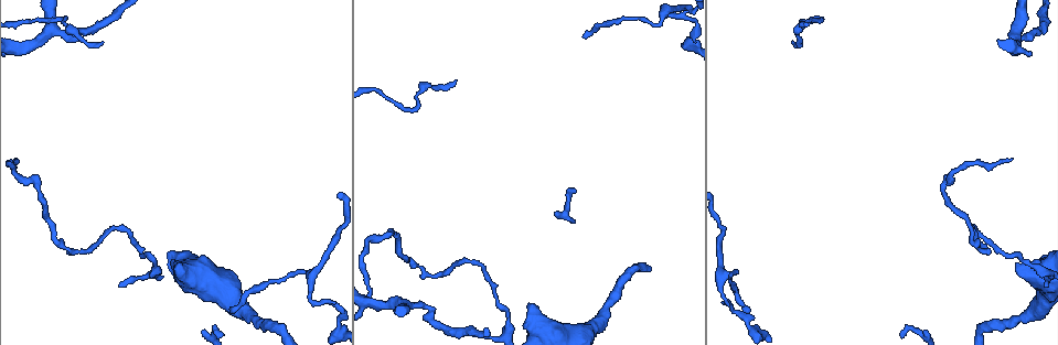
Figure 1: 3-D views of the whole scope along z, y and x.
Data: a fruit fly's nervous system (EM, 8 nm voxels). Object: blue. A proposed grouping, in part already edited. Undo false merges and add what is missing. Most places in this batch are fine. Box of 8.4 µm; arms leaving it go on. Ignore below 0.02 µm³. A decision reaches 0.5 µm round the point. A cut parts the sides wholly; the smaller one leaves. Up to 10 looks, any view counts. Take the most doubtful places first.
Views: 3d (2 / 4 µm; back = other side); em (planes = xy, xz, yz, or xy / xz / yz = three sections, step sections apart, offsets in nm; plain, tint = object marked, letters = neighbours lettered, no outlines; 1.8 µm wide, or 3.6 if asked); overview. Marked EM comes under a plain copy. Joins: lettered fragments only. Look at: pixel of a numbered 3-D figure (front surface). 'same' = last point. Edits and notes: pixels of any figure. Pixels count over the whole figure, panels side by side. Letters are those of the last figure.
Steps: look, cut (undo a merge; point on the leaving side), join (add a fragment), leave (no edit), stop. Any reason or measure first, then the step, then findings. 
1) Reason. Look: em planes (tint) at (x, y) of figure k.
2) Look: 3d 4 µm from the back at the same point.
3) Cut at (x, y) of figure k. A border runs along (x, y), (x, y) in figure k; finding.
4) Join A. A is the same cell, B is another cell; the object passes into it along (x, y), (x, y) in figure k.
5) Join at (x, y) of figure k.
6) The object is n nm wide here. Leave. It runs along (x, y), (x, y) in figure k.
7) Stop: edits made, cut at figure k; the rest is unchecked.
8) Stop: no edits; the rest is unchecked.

Stops while still wide. Look: em xz step 16 (letters) at (1015, 264) of figure 1.

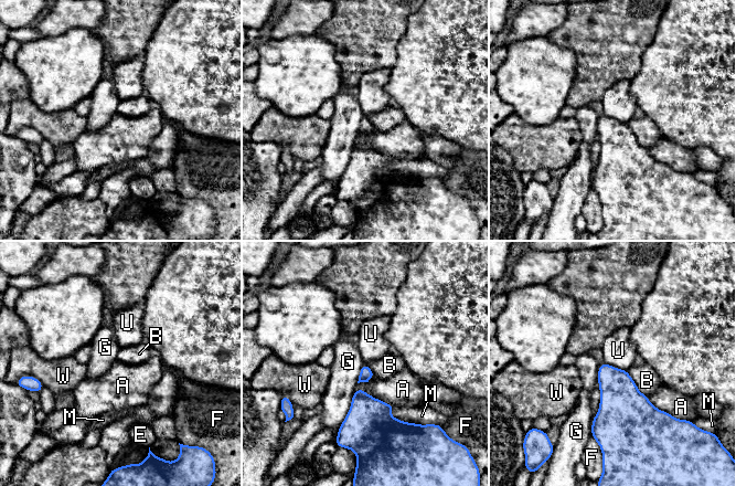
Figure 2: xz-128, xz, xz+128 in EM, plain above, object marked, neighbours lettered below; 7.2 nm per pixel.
Leave. A, B, E, F, G, M, U and W are other cells; a border runs along (355, 390), (349, 411), (336, 435) in figure 2; none of them fits.

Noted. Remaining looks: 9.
A fork. Look: em planes (tint) at (50, 31) of figure 1.

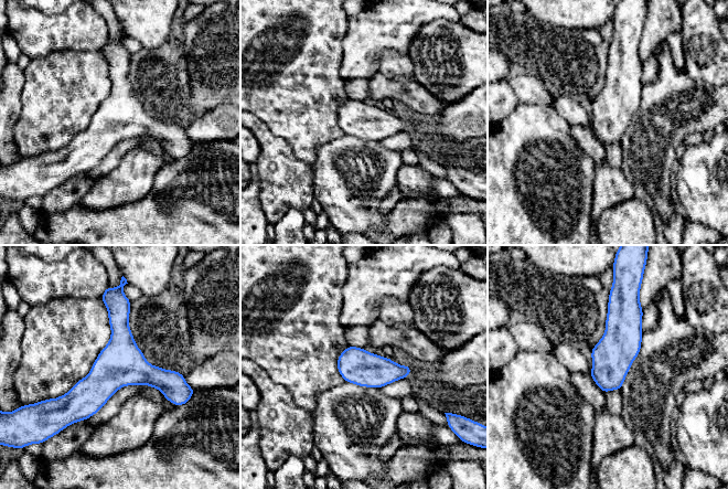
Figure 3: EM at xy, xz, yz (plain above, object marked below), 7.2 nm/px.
Look: em planes (letters) at the same point.

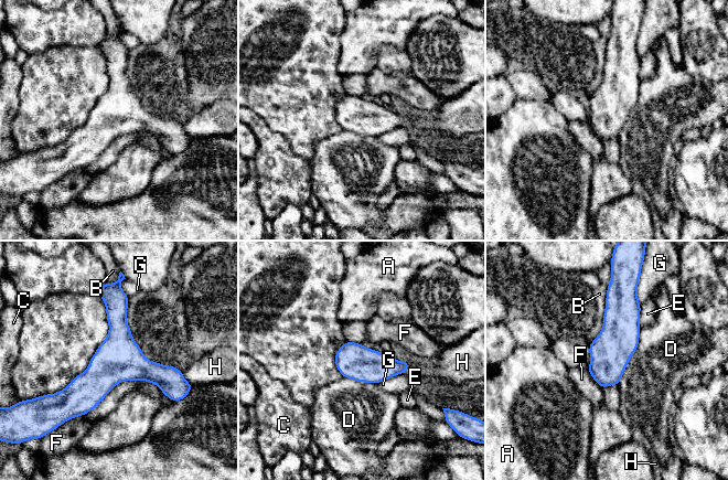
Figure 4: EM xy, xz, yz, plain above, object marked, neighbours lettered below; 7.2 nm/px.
The longest contact is with B, 440 nm. Leave. A, B, C, D, E, F, G and H are other cells; a border runs along (641, 330), (638, 348), (618, 384) in figure 4; all the same neuron.

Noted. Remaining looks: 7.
An open end. Look: em planes (letters) at (748, 308) of figure 1.

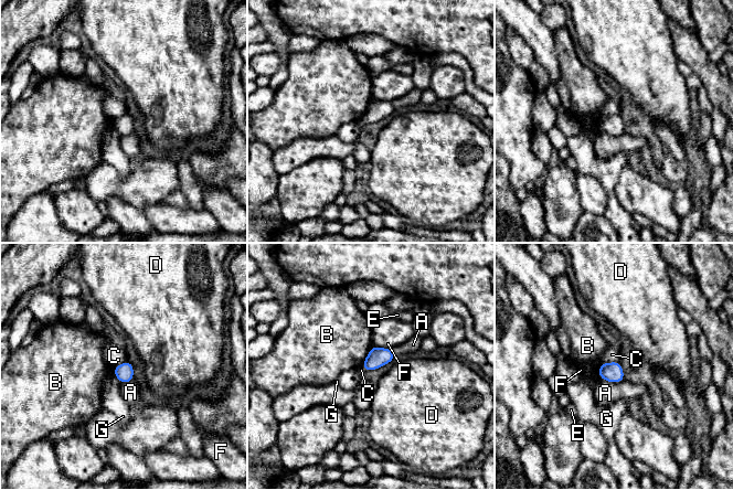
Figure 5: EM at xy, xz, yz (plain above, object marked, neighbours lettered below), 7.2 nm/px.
Leave. A, B, C, D, E, F and G are other cells; a border runs along (618, 361), (603, 363) in figure 5; no lettered fragment goes on from it.

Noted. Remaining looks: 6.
Sharp bend. Look: em 3.6 µm planes (tint) at (986, 250) of figure 1.

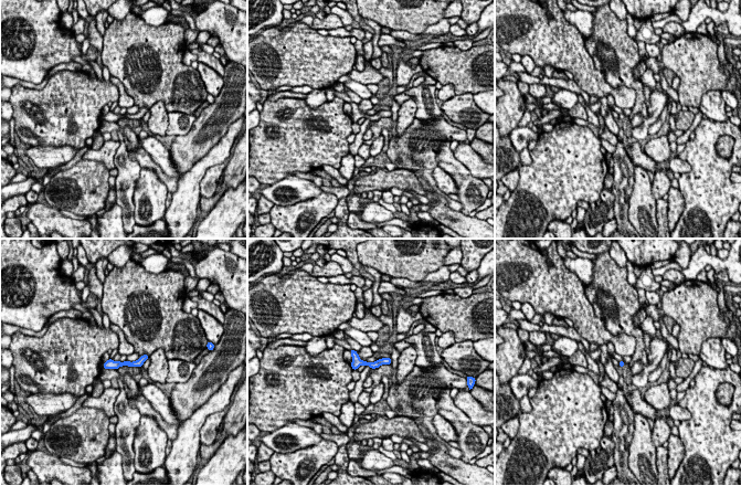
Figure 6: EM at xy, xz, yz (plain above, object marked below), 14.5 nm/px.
Look: em 3.6 µm planes (letters) at the same point.

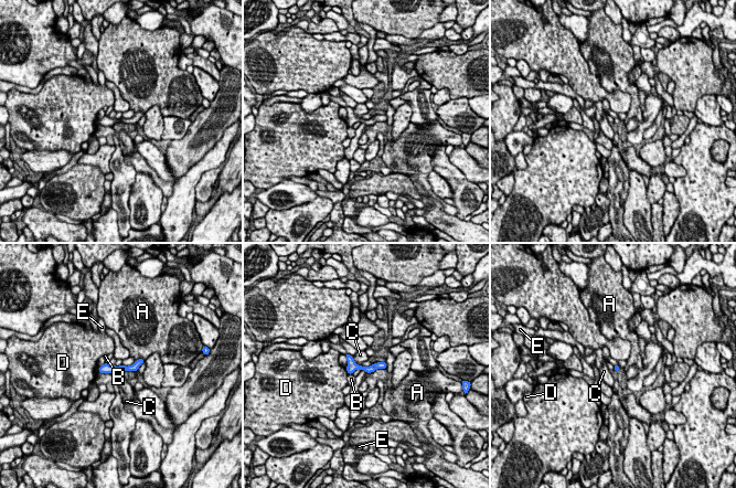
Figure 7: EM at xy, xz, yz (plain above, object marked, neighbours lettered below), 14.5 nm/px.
The object is 90 nm wide here. Leave. A, B, C, D and E are other cells; it runs along (140, 361), (132, 368), (100, 370) in figure 7; all the same neuron.

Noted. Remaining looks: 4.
Stop: no edits; the rest is unchecked.

